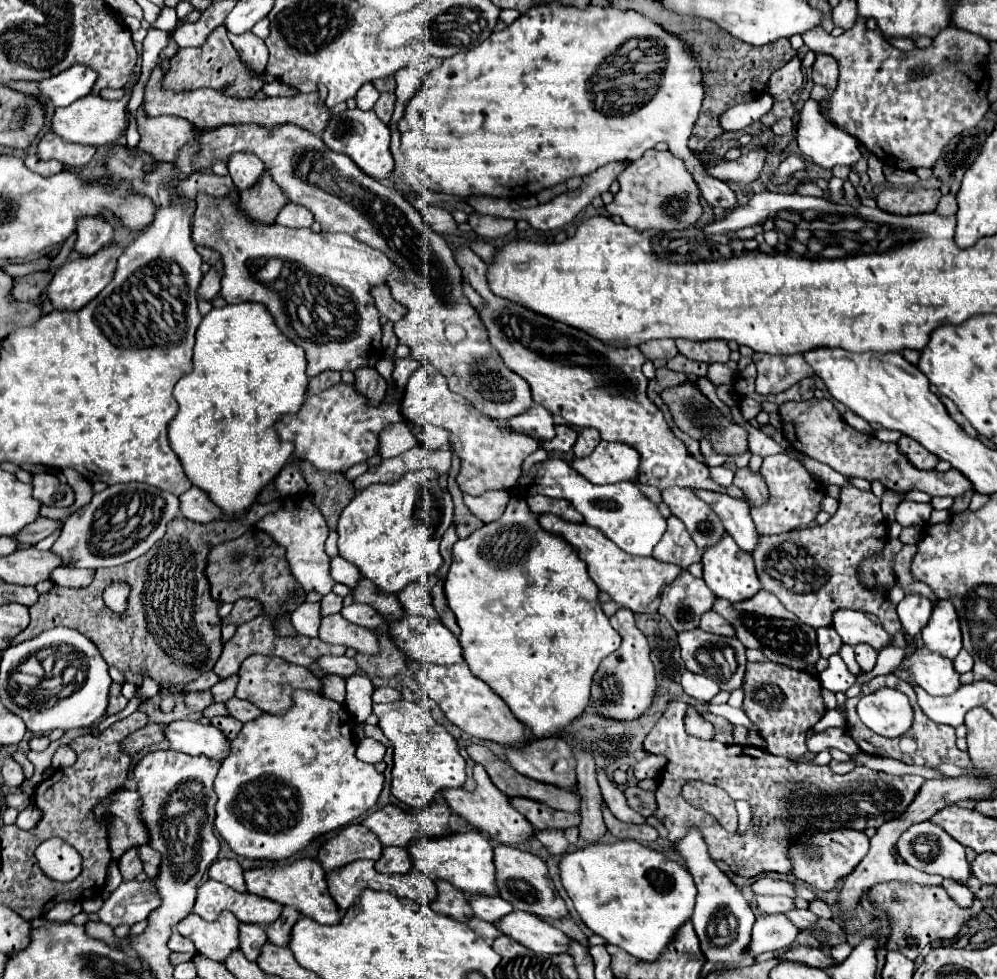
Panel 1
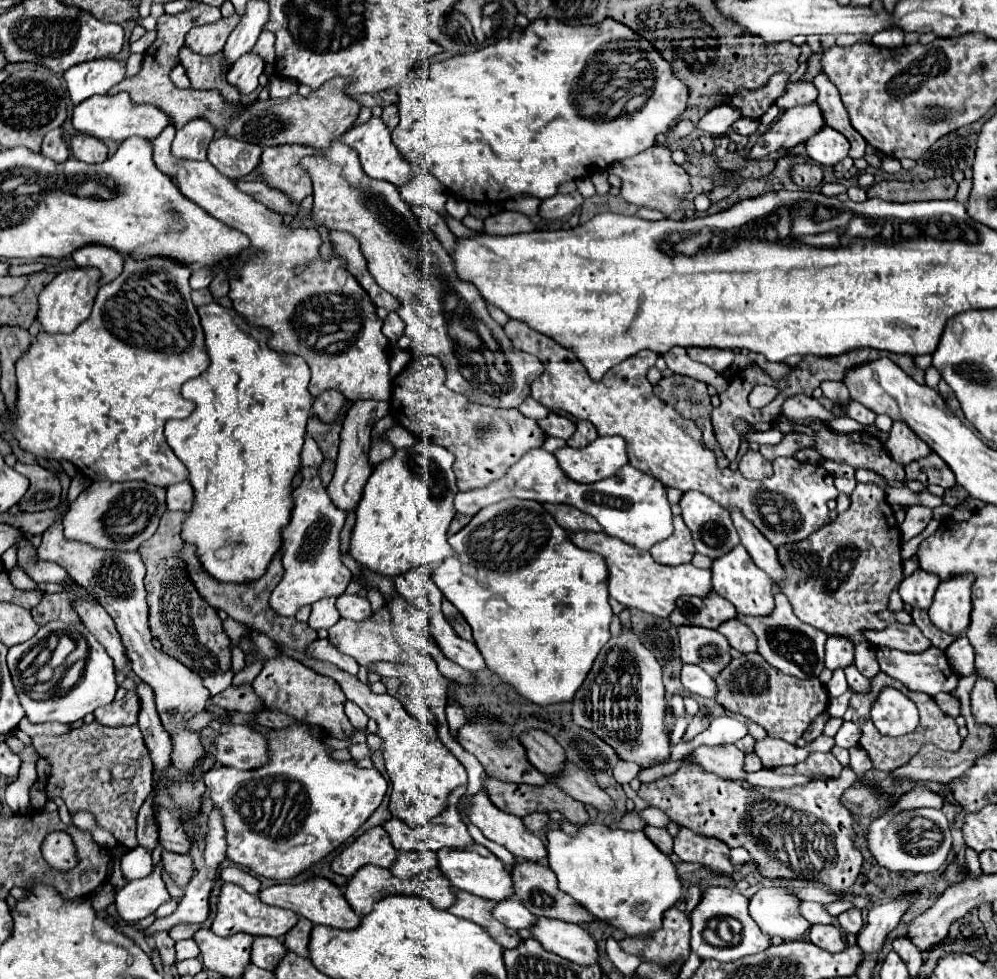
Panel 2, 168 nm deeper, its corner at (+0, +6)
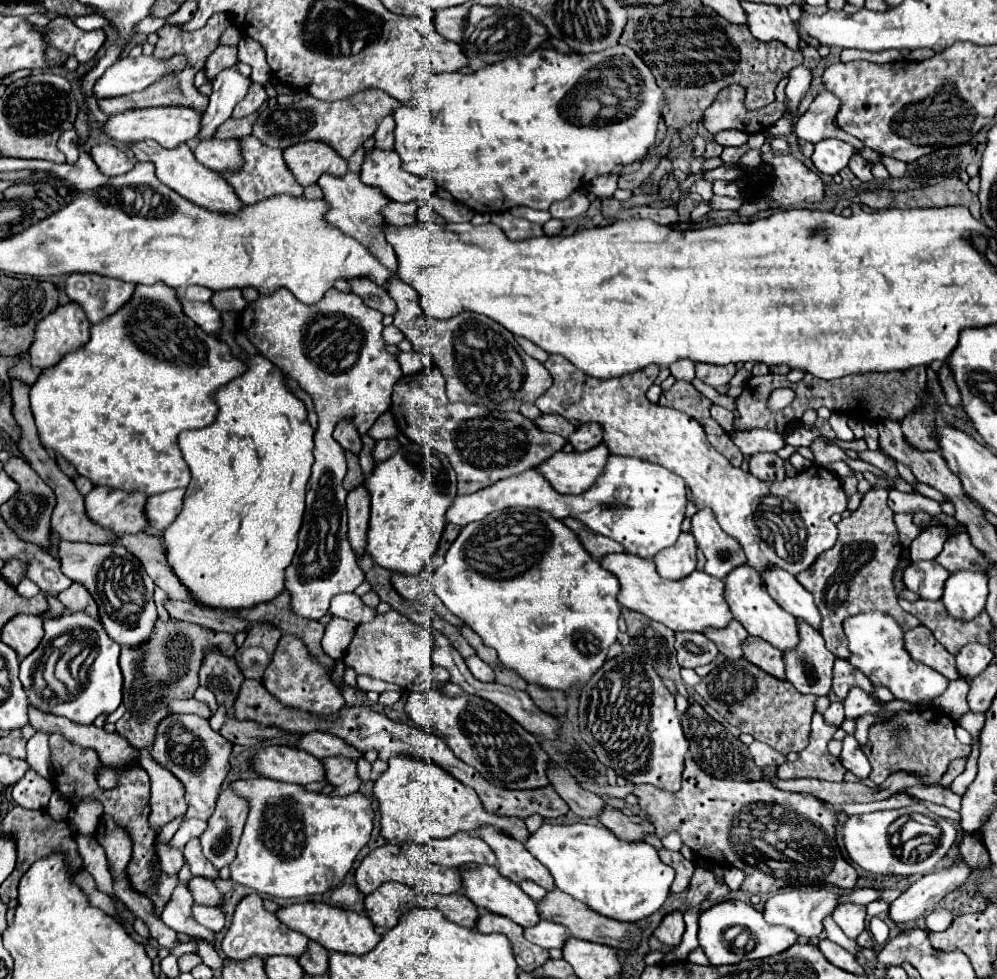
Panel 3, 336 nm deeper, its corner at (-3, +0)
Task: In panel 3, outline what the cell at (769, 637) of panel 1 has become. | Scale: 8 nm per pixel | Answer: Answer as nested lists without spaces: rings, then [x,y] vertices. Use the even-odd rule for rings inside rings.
[[[801,621],[797,625],[801,633],[801,645],[797,645],[793,653],[785,653],[789,683],[803,695],[829,695],[835,657],[825,647],[819,631],[809,625],[801,625]]]

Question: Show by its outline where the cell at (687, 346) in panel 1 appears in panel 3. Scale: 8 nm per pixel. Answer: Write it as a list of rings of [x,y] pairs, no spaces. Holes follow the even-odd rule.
[[[697,365],[697,377],[701,379],[701,381],[705,381],[707,385],[711,385],[711,387],[723,387],[723,385],[727,385],[729,381],[731,381],[731,377],[735,375],[735,365]]]

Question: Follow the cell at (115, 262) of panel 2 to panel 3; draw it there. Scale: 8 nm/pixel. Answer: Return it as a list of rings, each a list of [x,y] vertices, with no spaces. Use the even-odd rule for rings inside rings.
[[[69,275],[65,281],[67,297],[73,303],[79,303],[91,325],[101,323],[105,317],[111,317],[123,305],[127,305],[133,291],[133,283],[111,281],[95,275]]]

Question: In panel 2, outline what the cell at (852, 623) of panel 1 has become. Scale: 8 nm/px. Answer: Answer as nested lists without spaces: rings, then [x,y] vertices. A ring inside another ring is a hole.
[[[886,611],[886,629],[874,631],[866,629],[862,635],[876,647],[890,647],[890,649],[900,649],[908,653],[920,653],[928,649],[932,643],[918,631],[914,623],[902,625],[894,619],[894,611]]]

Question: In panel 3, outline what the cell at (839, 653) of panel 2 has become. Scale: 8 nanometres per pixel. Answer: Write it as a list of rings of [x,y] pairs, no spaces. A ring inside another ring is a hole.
[[[837,659],[837,661],[835,661],[833,673],[835,673],[835,677],[833,677],[833,693],[835,693],[839,699],[845,699],[851,687],[859,687],[859,689],[863,689],[865,693],[869,693],[877,703],[881,703],[879,697],[875,695],[875,689],[873,689],[873,685],[871,685],[871,681],[869,681],[865,675],[857,673],[857,669],[853,669],[853,665],[849,665],[845,659]]]

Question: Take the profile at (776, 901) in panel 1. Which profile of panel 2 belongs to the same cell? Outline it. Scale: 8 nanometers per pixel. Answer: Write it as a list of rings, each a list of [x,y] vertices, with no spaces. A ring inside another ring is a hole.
[[[800,901],[798,903],[798,911],[804,919],[808,919],[810,923],[834,923],[834,917],[830,917],[820,903],[808,903],[808,901]]]

